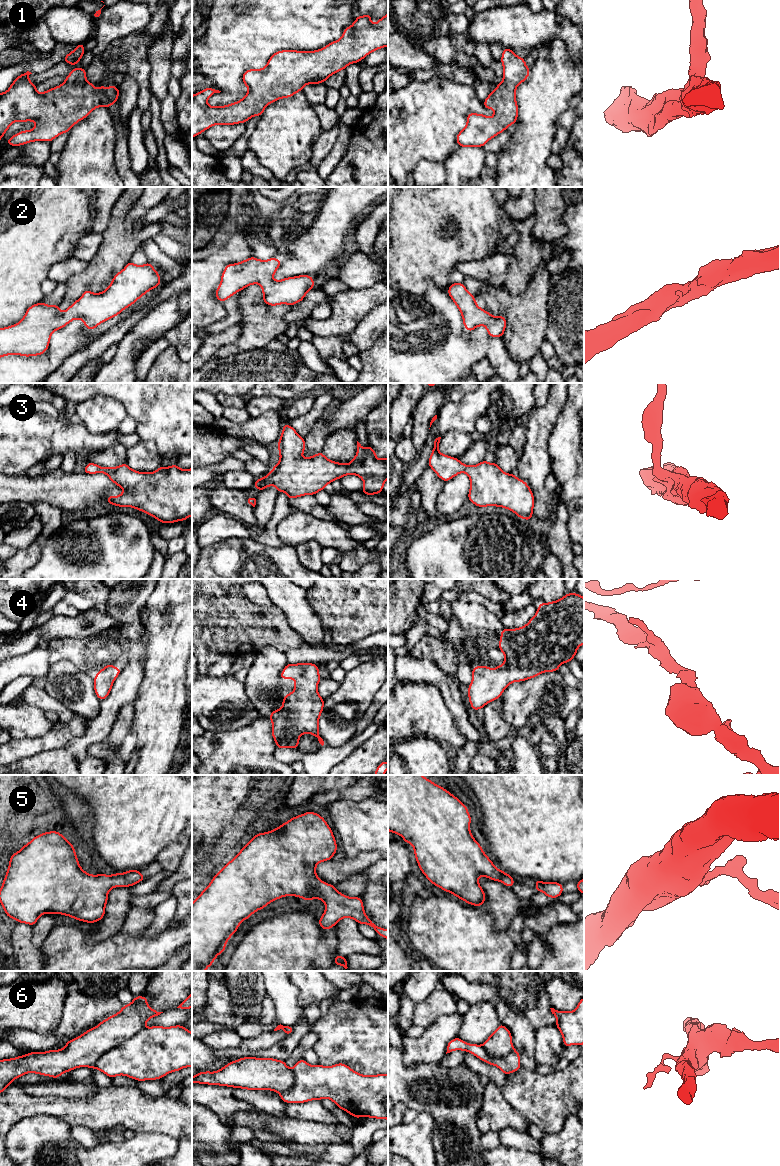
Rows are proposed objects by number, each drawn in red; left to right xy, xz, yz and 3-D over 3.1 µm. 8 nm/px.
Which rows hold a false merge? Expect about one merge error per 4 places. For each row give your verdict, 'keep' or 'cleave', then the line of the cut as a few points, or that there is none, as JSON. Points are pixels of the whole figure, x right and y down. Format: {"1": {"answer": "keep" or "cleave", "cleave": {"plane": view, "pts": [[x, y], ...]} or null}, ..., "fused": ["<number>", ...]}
{"1": {"answer": "keep", "cleave": null}, "2": {"answer": "keep", "cleave": null}, "3": {"answer": "keep", "cleave": null}, "4": {"answer": "keep", "cleave": null}, "5": {"answer": "keep", "cleave": null}, "6": {"answer": "cleave", "cleave": {"plane": "xy", "pts": [[144, 1028], [108, 1049], [92, 1067]]}}, "fused": ["6"]}

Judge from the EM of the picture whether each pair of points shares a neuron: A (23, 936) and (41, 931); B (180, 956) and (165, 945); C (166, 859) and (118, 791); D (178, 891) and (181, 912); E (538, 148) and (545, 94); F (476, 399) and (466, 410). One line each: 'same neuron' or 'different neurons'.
A: different neurons
B: different neurons
C: different neurons
D: same neuron
E: same neuron
F: same neuron

